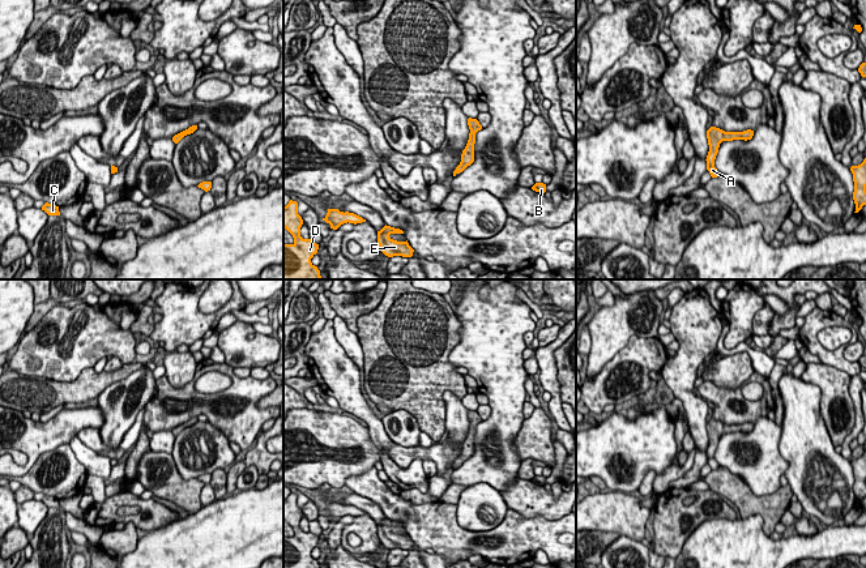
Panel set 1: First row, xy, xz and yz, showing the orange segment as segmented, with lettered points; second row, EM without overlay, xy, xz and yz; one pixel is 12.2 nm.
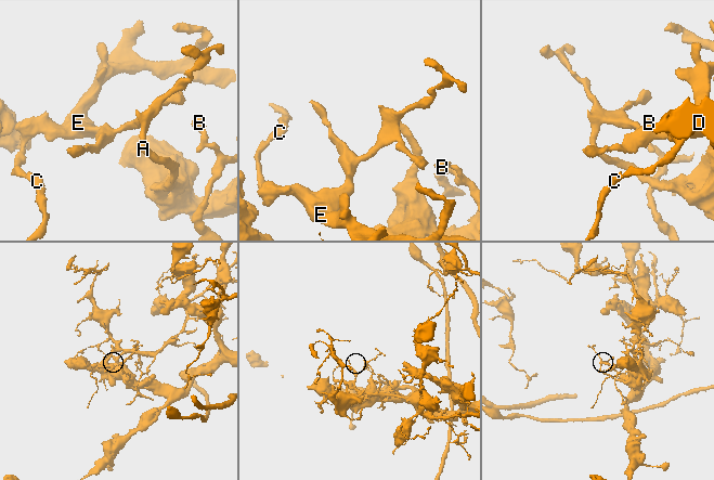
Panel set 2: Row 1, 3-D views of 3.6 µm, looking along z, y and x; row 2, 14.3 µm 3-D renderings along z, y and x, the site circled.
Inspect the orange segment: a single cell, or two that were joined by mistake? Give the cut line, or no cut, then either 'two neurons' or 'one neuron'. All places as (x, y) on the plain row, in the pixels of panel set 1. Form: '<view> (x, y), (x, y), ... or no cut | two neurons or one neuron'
xz (465, 440), (473, 441) | two neurons

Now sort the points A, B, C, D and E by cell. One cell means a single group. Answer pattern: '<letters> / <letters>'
A B D / C E

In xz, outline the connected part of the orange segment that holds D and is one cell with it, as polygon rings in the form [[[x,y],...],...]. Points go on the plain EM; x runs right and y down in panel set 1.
[[[290,492],[283,499],[283,520],[293,528],[293,537],[283,537],[283,568],[320,568],[320,563],[311,555],[317,546],[319,537],[300,529],[302,509],[298,495]]]

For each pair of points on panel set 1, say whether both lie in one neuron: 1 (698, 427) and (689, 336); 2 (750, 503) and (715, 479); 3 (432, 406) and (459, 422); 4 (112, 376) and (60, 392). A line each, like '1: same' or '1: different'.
1: same
2: same
3: different
4: same

